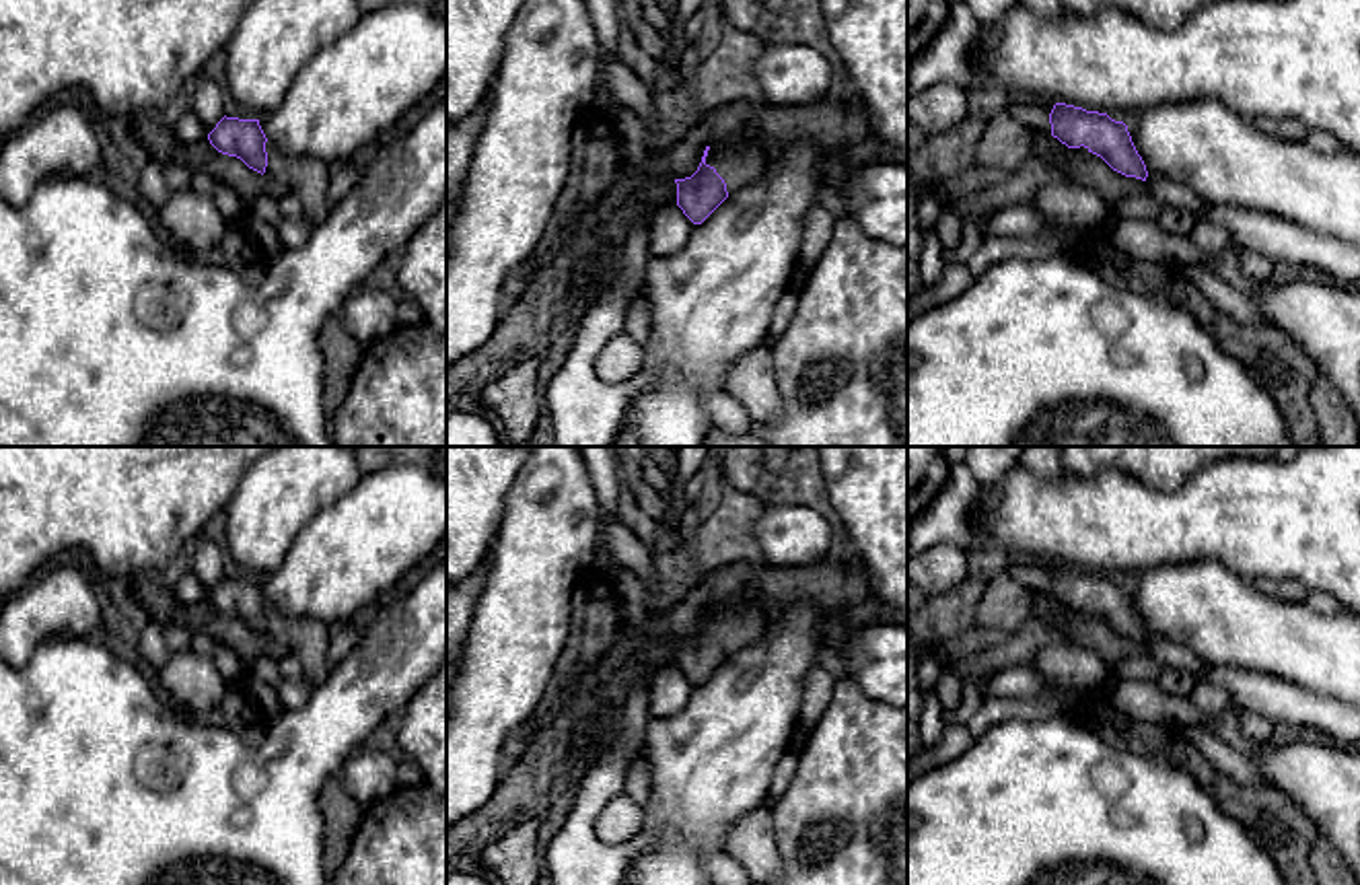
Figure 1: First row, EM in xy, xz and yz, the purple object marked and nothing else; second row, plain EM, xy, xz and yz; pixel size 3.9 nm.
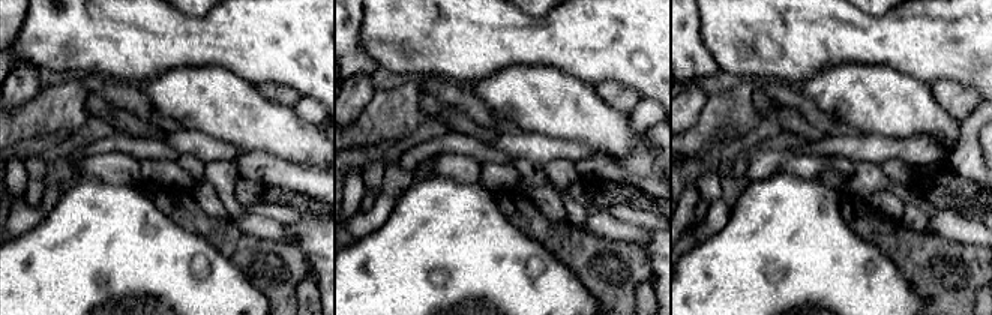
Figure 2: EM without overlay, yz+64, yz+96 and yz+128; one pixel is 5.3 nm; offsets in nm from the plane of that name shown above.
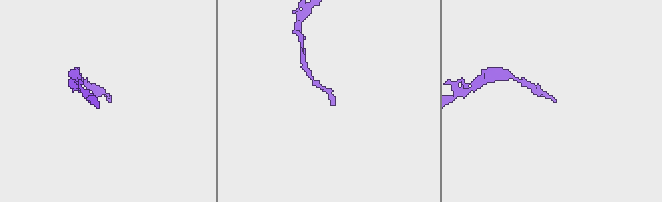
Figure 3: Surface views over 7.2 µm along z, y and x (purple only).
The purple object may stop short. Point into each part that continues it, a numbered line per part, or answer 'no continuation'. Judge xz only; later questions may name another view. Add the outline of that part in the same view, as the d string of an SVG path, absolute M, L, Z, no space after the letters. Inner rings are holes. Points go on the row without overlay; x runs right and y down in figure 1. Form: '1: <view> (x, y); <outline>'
1: xz (739, 624); M749 597L730 599L708 611L706 626L724 640L728 657L759 642L765 634L765 613L749 603Z

